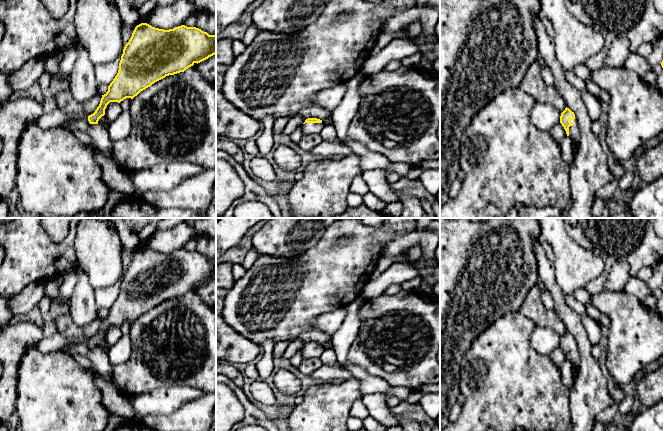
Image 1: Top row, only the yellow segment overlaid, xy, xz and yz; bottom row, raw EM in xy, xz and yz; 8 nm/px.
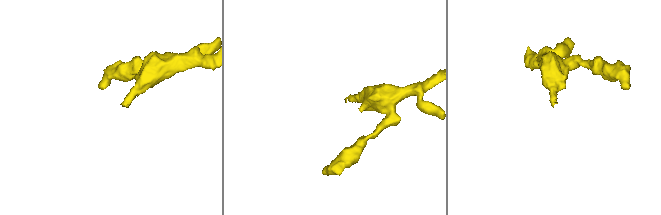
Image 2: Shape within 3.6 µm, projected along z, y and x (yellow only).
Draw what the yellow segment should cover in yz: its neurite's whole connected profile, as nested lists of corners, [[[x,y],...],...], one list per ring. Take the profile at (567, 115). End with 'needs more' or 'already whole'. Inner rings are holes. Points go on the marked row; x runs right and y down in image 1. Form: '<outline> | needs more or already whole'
[[[566,107],[561,113],[560,123],[564,127],[567,136],[569,136],[575,144],[579,144],[580,130],[574,112]]] | needs more

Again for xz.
[[[308,118],[303,123],[303,135],[311,133],[319,133],[324,127],[322,120],[317,118]]] | needs more

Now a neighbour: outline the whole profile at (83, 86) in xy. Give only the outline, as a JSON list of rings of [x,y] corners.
[[[78,47],[77,60],[69,75],[69,90],[78,102],[87,102],[98,93],[98,83],[95,78],[95,66],[90,62],[85,48]]]

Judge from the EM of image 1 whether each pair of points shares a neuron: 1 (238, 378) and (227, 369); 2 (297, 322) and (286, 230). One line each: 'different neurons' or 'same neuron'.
1: same neuron
2: different neurons

